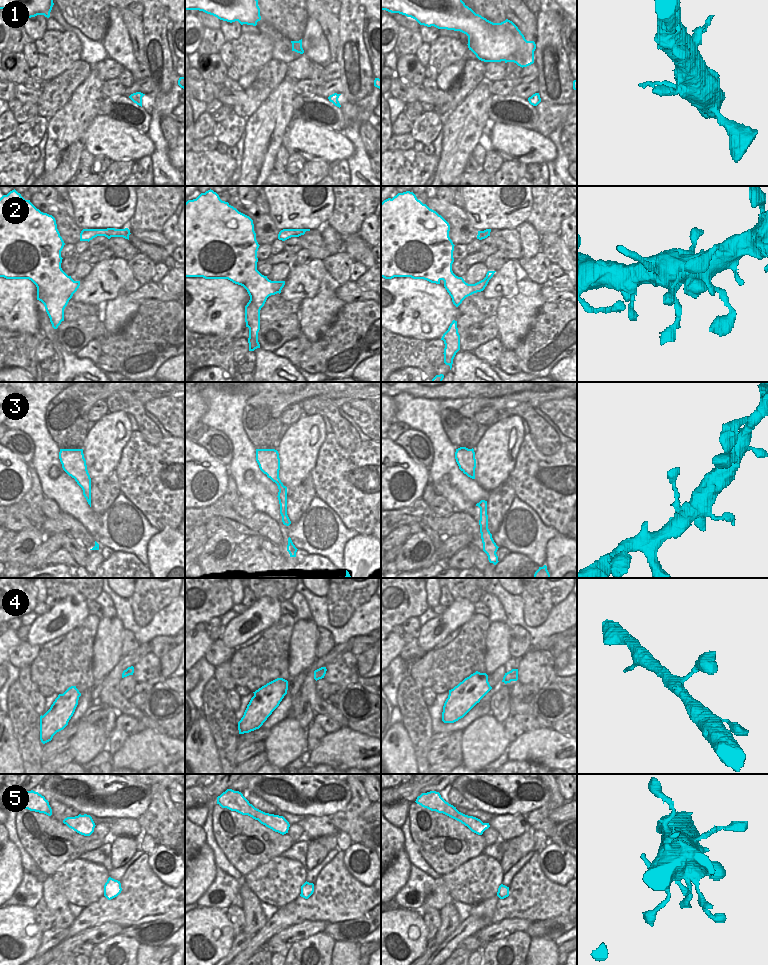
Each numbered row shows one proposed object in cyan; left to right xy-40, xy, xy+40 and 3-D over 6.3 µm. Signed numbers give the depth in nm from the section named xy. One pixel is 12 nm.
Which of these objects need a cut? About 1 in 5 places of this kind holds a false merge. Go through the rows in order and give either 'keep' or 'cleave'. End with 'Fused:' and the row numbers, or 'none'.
1: keep
2: keep
3: keep
4: keep
5: keep
Fused: none

